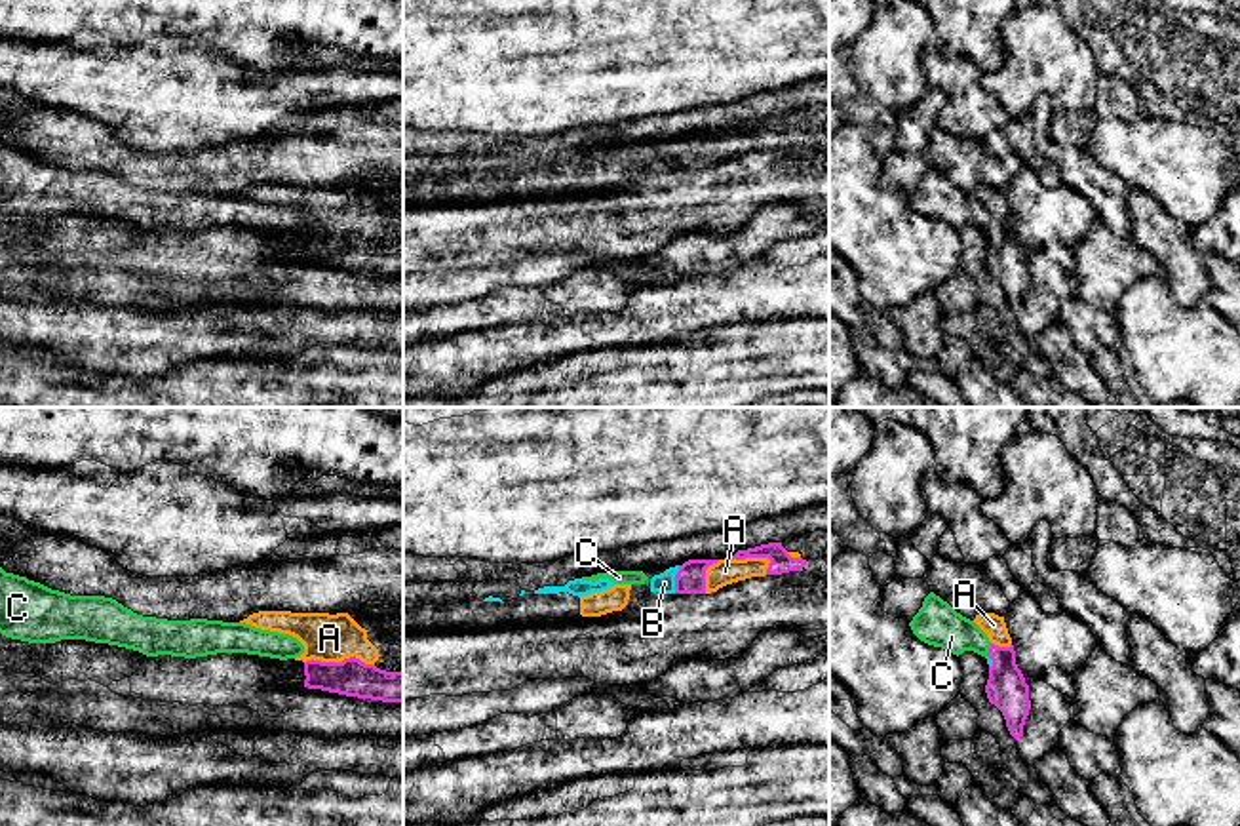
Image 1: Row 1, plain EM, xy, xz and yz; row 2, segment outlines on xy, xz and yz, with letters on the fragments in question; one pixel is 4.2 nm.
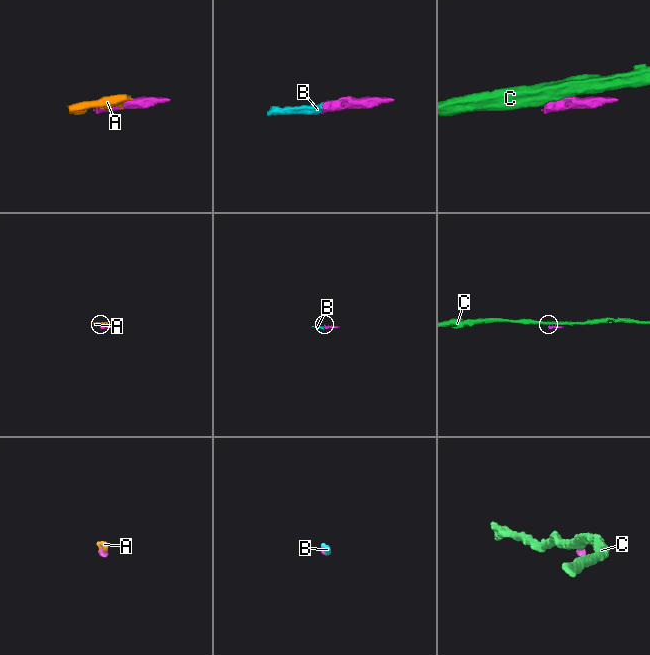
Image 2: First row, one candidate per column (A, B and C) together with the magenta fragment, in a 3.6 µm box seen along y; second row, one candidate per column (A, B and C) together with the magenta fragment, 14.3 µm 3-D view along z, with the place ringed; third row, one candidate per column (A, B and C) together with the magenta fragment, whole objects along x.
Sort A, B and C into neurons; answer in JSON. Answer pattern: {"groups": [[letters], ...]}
{"groups": [["A", "B"], ["C"]]}

